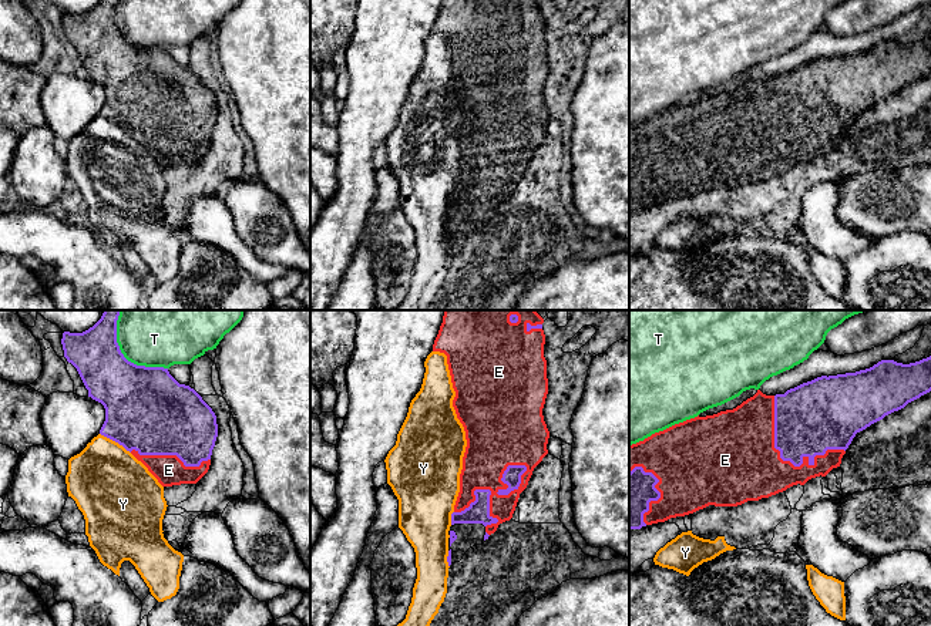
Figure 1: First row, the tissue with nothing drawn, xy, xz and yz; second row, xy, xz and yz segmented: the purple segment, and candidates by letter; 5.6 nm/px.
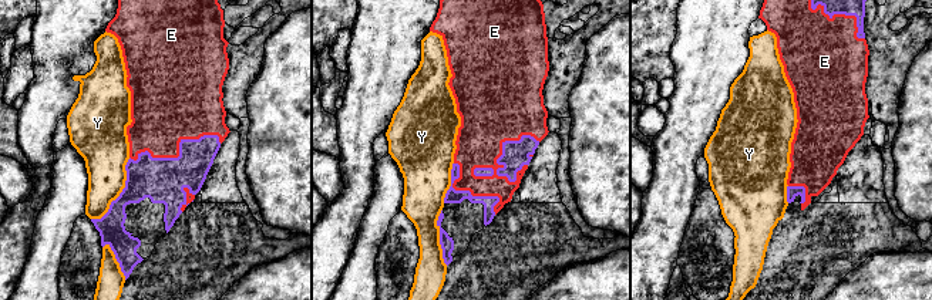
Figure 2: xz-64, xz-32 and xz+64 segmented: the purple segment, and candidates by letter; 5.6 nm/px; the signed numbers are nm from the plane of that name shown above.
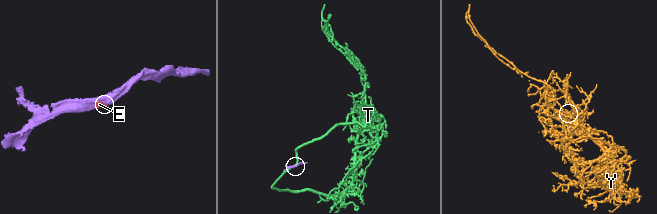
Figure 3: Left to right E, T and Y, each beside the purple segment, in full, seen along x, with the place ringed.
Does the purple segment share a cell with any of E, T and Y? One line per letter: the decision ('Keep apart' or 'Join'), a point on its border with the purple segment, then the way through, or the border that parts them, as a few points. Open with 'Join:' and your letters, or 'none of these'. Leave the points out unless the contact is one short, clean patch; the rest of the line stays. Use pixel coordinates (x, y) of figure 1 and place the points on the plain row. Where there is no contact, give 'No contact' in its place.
Join: E
E: Join. Touches purple at yz (787, 141)
T: Keep apart. Touches purple at xy (127, 41)
Y: Keep apart. Touches purple at xy (116, 123)

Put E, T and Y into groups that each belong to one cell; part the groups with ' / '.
E / T / Y

